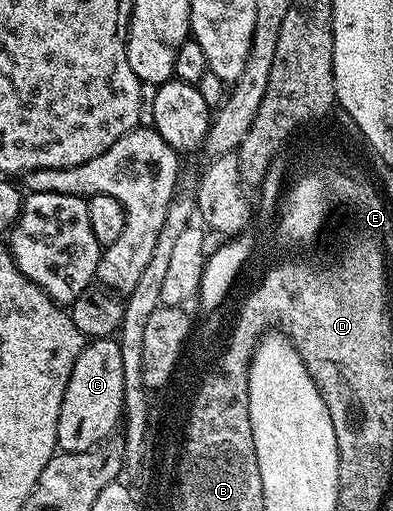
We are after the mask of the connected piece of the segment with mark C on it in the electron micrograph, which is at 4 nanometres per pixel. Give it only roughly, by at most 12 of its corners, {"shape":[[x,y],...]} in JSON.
{"shape":[[93,339],[59,407],[58,450],[82,453],[123,421],[123,355]]}

